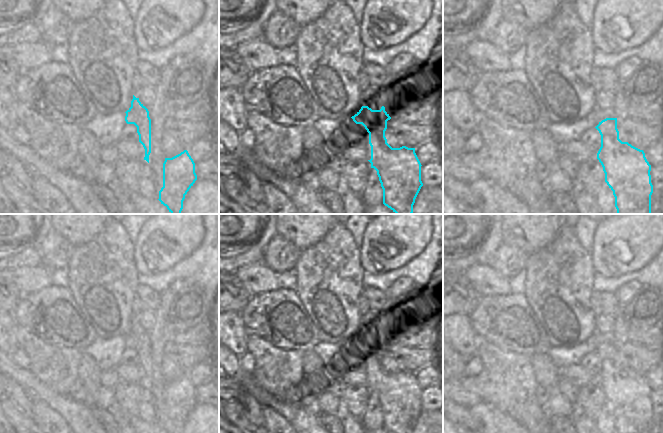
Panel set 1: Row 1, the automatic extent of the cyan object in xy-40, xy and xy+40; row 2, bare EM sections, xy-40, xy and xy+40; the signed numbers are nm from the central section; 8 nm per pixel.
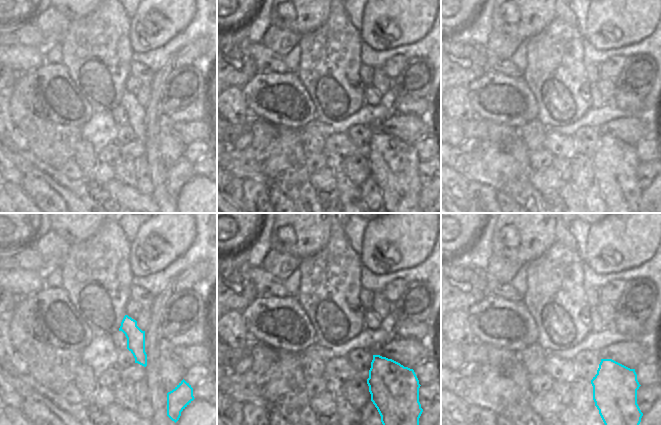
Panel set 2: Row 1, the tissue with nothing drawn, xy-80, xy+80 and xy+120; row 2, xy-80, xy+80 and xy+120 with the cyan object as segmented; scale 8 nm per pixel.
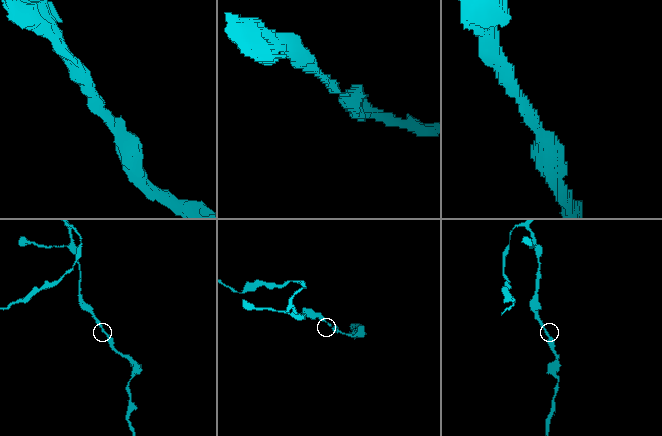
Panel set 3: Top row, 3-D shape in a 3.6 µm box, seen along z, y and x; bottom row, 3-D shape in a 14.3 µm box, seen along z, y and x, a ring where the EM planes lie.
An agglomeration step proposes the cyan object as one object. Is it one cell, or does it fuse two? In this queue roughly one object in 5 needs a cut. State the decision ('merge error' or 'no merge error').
no merge error

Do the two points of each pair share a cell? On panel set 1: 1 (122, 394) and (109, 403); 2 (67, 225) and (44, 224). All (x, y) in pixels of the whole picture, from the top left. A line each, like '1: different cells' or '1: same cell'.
1: different cells
2: different cells

